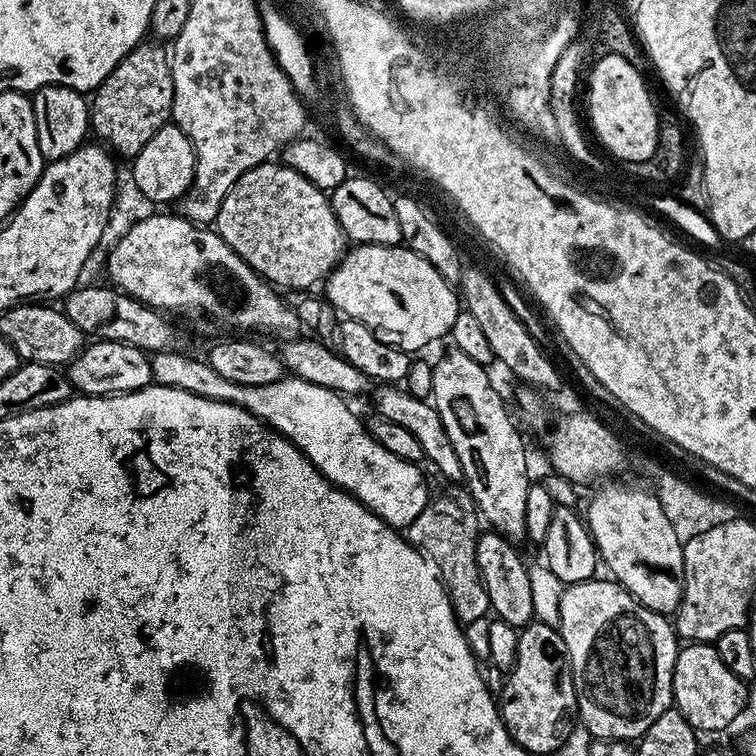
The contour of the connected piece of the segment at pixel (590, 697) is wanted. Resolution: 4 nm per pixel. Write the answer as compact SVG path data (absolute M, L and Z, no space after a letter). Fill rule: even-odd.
M611 578L600 579L569 584L563 589L558 631L566 642L568 662L572 668L579 723L584 724L595 739L636 742L646 730L650 730L658 714L673 707L672 679L678 637L667 615L652 612L645 604L637 602L623 584Z

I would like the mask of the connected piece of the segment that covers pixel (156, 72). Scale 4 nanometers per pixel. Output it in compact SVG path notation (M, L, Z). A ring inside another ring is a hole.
M141 42L126 53L122 62L114 66L114 70L110 70L94 89L90 100L91 131L94 136L96 132L95 139L107 145L117 157L136 157L142 146L146 146L146 142L150 142L150 138L154 138L154 134L172 119L174 82L170 56L165 49L163 52L159 48L159 43L148 43Z

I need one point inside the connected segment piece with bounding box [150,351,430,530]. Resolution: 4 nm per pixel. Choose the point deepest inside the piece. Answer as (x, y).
(318, 421)

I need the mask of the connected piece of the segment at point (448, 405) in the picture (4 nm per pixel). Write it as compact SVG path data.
M449 347L447 351L448 353L446 353L440 361L435 361L435 363L432 364L433 390L430 397L431 403L436 409L438 418L442 418L442 426L446 426L446 434L450 438L450 446L454 446L454 454L458 454L458 462L462 462L462 470L464 471L462 480L467 487L468 493L472 496L472 501L476 503L477 513L479 513L485 521L488 519L489 522L492 523L489 525L491 525L495 531L499 532L501 536L513 542L520 542L520 539L523 541L528 534L526 530L526 494L528 493L530 483L530 477L528 477L528 452L524 449L524 440L520 437L520 432L516 429L516 424L512 421L512 416L508 413L508 408L504 405L503 398L496 393L496 388L492 385L491 378L488 377L489 369L483 364L472 361L467 354L462 354L462 350Z

